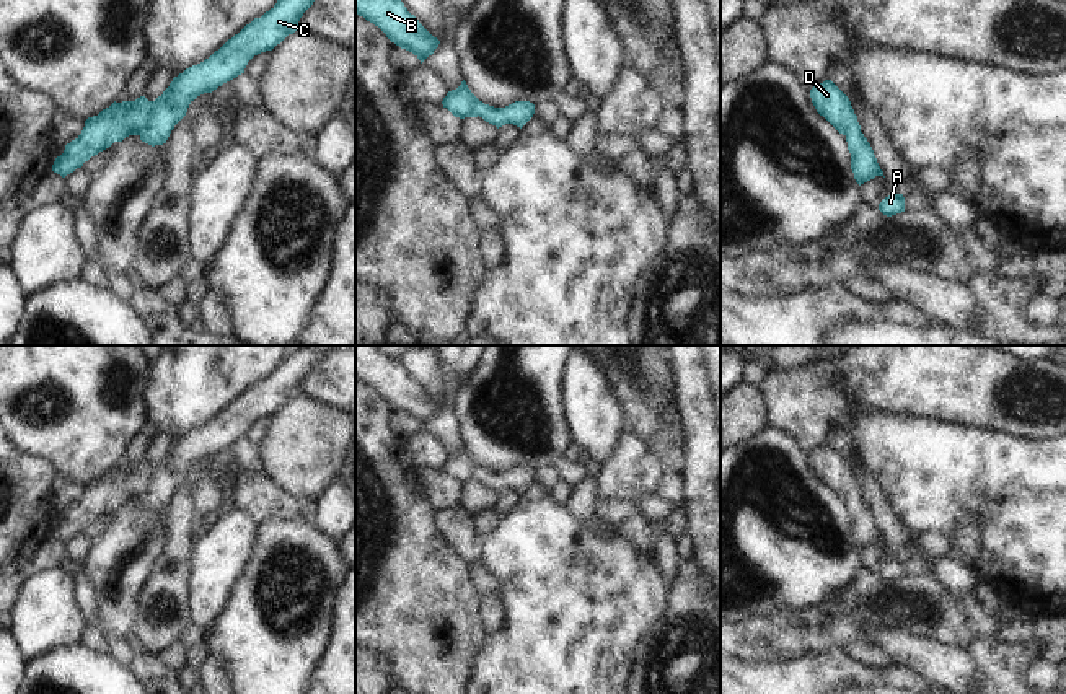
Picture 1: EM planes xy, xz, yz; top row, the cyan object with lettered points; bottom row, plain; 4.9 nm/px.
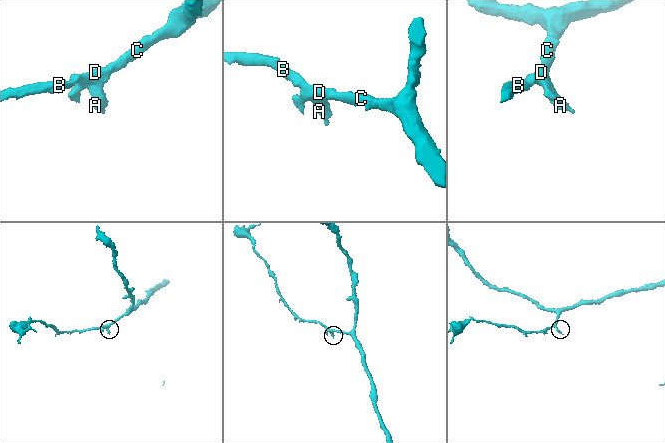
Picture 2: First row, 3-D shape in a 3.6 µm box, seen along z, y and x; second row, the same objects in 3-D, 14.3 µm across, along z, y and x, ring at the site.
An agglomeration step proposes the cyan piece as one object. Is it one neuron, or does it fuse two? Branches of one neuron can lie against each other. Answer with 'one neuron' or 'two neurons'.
one neuron

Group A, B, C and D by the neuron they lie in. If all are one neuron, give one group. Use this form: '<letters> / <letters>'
A B C D

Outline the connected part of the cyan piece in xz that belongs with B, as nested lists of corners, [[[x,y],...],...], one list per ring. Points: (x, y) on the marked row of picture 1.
[[[355,0],[355,13],[378,26],[391,42],[412,52],[421,64],[440,44],[401,0]]]

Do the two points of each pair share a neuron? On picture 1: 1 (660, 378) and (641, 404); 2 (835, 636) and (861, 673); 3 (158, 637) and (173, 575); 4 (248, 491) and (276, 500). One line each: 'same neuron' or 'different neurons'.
1: same neuron
2: different neurons
3: same neuron
4: same neuron

